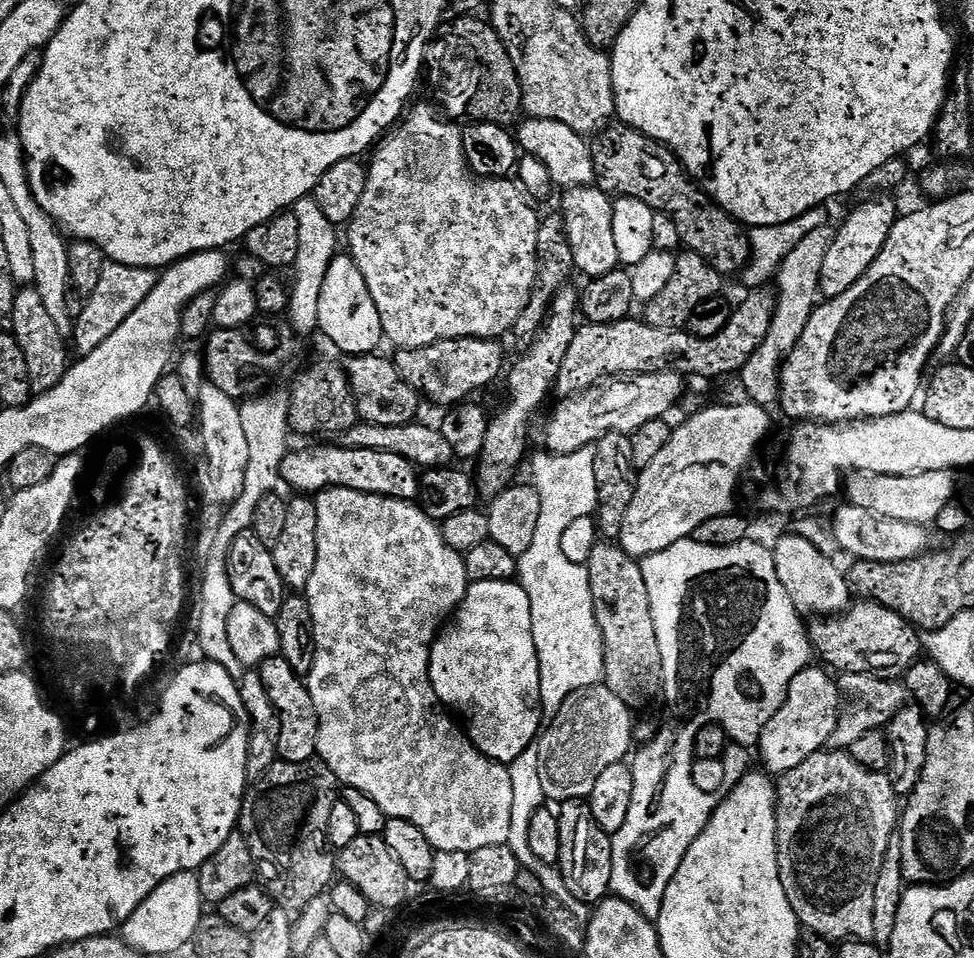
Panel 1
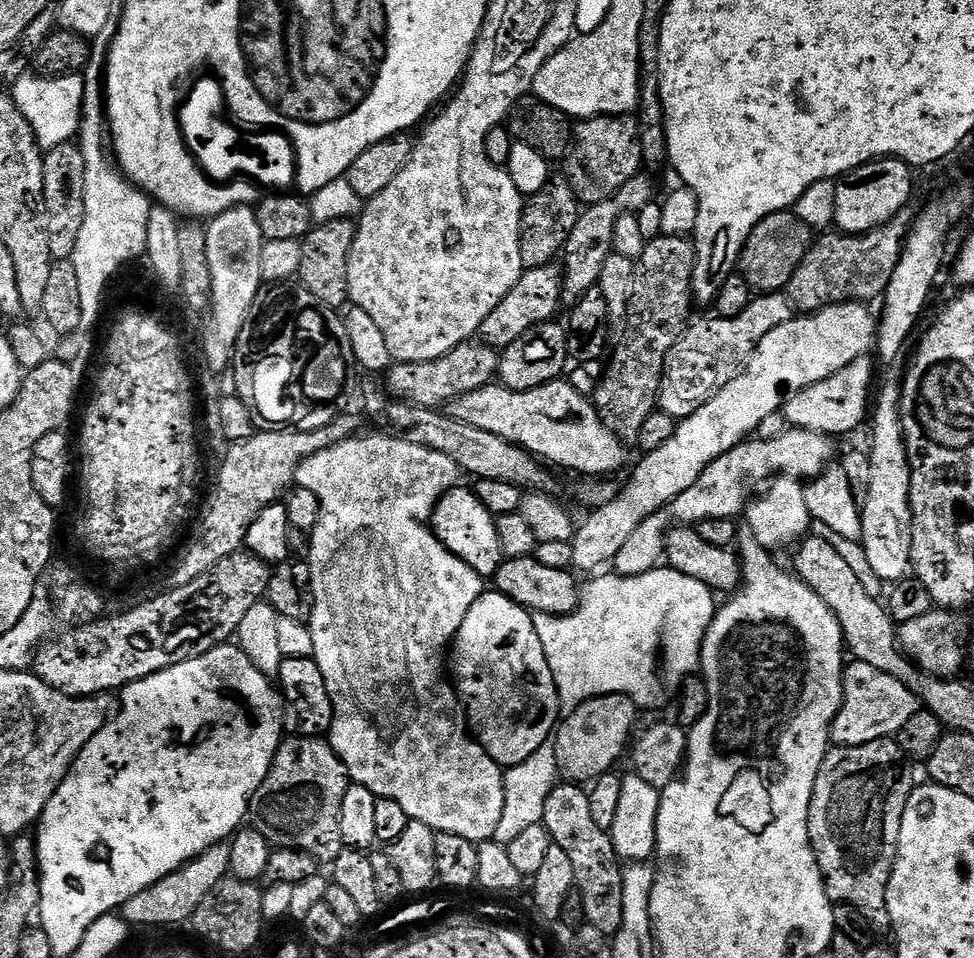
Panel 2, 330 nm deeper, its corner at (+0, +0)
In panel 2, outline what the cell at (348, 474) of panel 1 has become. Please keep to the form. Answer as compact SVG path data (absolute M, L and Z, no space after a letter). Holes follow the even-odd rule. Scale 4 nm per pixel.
M471 487L451 488L436 504L430 527L442 547L466 562L466 566L470 566L470 570L474 570L482 578L495 577L496 571L505 561L502 546L498 543L496 517L490 514L490 510L486 510L486 506L482 506Z

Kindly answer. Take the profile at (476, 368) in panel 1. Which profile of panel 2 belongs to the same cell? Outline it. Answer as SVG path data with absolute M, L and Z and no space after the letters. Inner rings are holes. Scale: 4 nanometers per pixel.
M555 263L547 264L542 268L529 268L520 275L520 281L498 302L498 306L482 322L478 333L479 339L489 348L503 350L509 348L522 334L526 334L531 328L537 328L539 324L549 323L552 316L559 308L562 308L564 295L564 278L561 269Z

